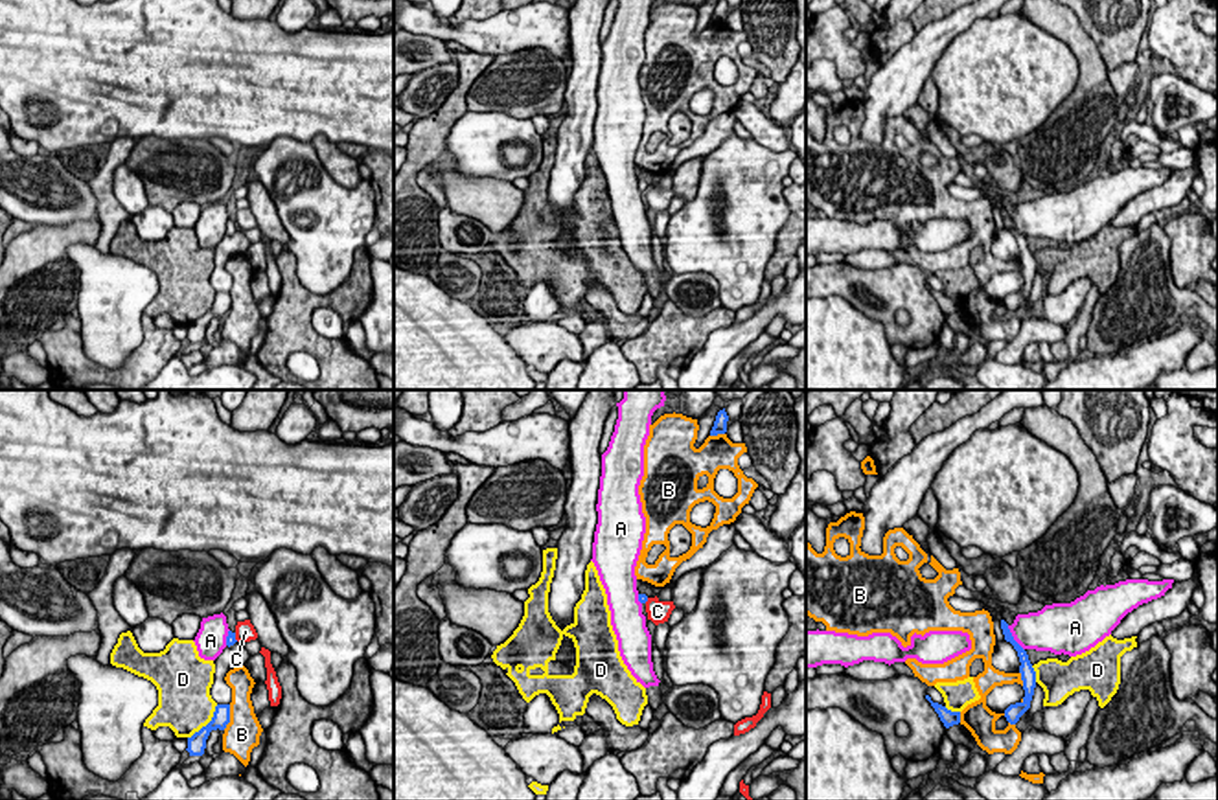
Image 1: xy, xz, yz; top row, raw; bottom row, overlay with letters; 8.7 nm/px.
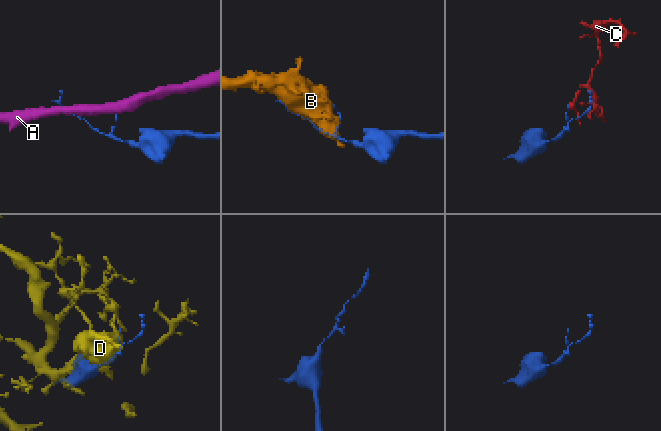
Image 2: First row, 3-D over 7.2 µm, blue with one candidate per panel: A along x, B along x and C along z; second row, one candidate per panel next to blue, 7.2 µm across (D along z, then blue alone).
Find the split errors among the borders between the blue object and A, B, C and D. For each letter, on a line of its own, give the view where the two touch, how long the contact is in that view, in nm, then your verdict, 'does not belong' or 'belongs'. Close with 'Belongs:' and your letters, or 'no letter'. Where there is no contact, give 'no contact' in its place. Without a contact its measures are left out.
A: meets blue in yz; contact 260 nm long; does not belong
B: meets blue in xy; contact 240 nm long; does not belong
C: meets blue in xy; contact 90 nm long; does not belong
D: meets blue in xy; contact 400 nm long; does not belong
Belongs: no letter

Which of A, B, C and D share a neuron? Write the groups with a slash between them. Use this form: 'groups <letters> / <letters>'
groups A / B / C / D

